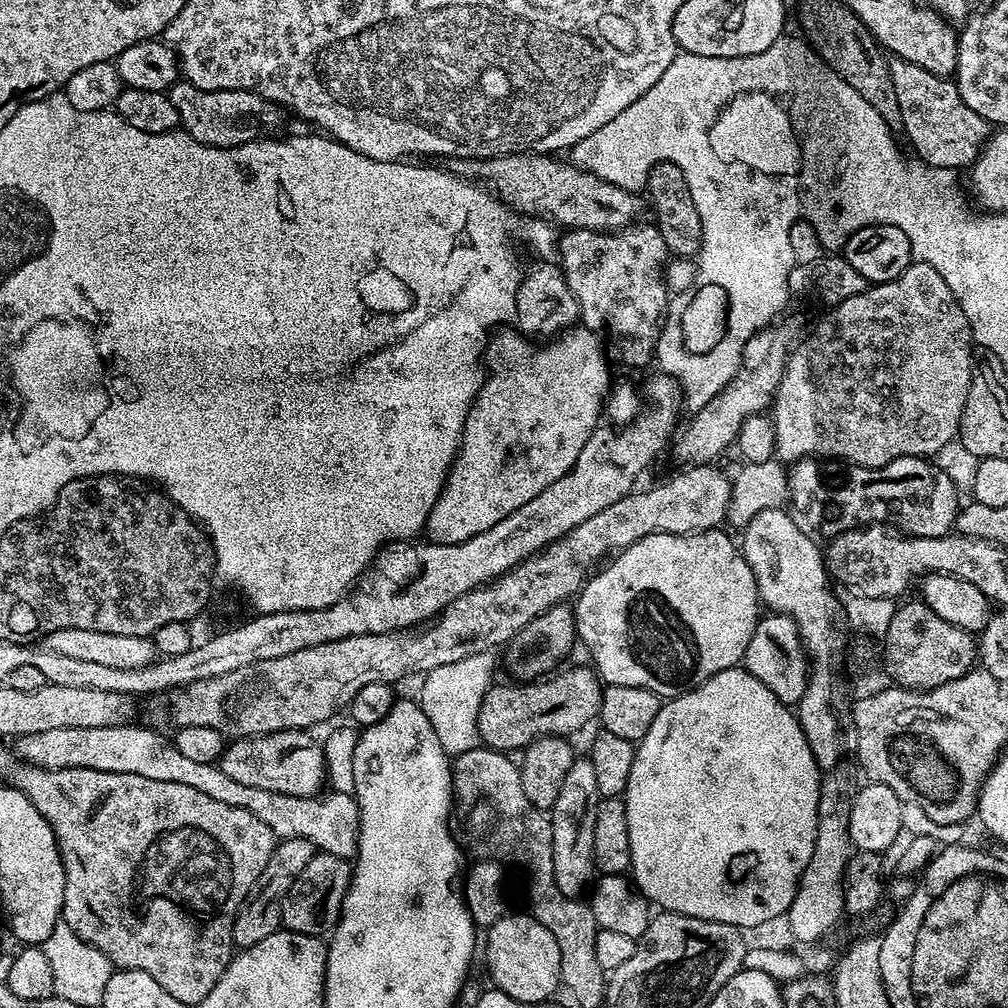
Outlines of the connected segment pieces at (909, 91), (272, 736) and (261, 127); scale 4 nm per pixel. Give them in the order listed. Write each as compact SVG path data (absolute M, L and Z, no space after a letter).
M895 58L889 59L888 66L894 94L898 94L898 106L902 110L902 132L908 135L917 152L913 153L930 167L962 170L972 165L990 135L990 125L982 114L974 114L974 110L960 100L955 79L930 74L930 70L922 70L922 66Z
M282 730L271 732L265 736L245 736L236 738L225 747L218 765L228 778L240 782L243 786L258 787L261 790L278 791L280 794L315 797L321 791L319 789L326 784L324 749L321 741L312 737L308 730Z
M183 78L167 90L170 106L178 110L179 127L198 142L229 148L267 137L280 124L281 109L270 100L242 90L202 90Z

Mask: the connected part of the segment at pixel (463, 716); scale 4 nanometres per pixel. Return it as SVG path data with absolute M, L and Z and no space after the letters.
M494 650L482 651L460 662L438 666L423 677L418 703L449 757L455 758L479 745L477 714L492 682L490 673L496 664L495 656Z

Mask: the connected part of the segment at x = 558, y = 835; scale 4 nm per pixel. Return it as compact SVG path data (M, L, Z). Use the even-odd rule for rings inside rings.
M586 756L577 757L571 764L565 781L562 782L557 801L548 812L551 822L551 856L554 862L555 884L567 897L579 899L589 889L595 877L594 827L601 799L598 778L595 777L591 759Z

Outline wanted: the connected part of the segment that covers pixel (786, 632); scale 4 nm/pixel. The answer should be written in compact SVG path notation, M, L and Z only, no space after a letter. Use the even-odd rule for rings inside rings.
M764 614L756 623L754 634L750 638L750 646L746 646L742 661L744 671L754 674L766 690L771 690L778 702L789 706L799 705L802 694L808 685L810 661L800 641L800 631L788 616Z

